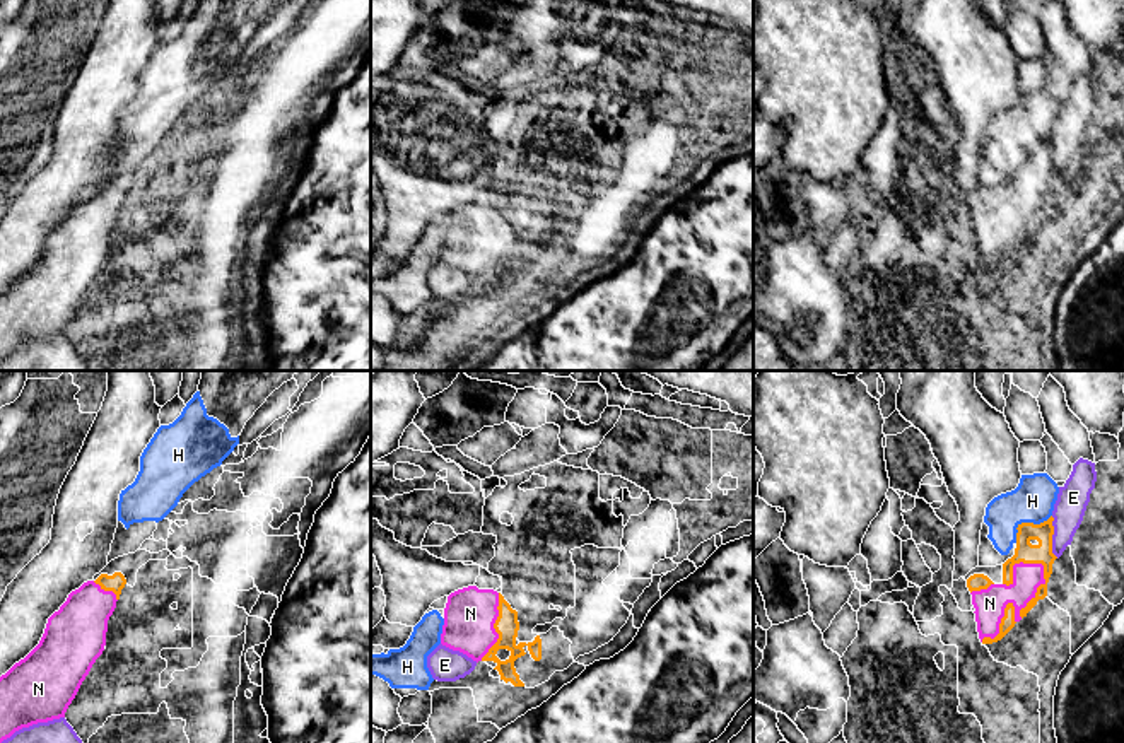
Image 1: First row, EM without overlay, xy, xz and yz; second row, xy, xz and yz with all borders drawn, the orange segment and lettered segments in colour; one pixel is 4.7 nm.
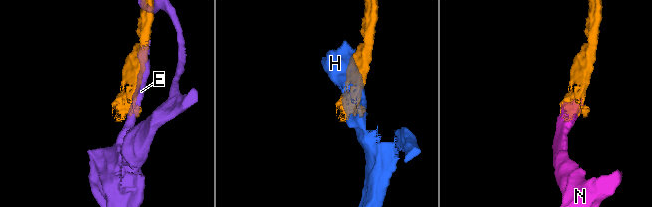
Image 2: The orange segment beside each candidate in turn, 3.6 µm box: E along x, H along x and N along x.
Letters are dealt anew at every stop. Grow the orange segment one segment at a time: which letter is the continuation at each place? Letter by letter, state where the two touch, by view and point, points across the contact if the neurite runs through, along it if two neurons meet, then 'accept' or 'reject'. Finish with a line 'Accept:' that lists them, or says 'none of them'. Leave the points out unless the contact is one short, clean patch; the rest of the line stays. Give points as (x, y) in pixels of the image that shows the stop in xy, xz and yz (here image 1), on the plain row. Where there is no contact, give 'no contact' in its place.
E: yz (1051, 154) | reject
H: yz (1027, 140) | reject
N: yz (1037, 207) | accept
Accept: N

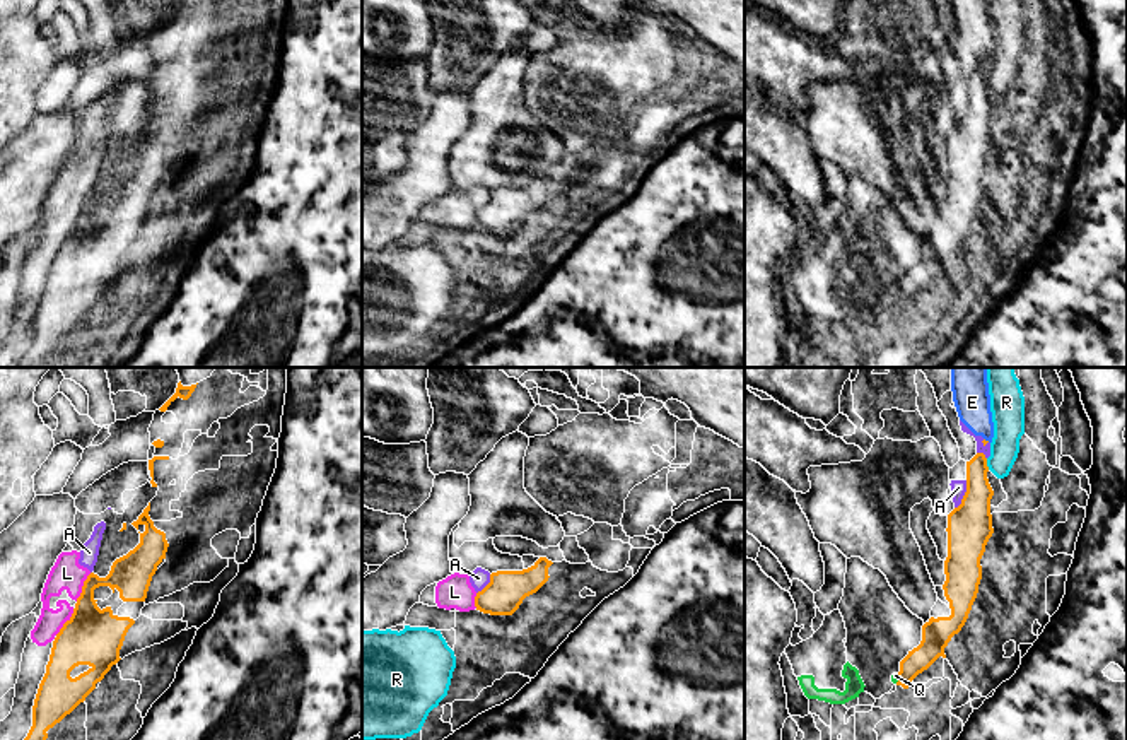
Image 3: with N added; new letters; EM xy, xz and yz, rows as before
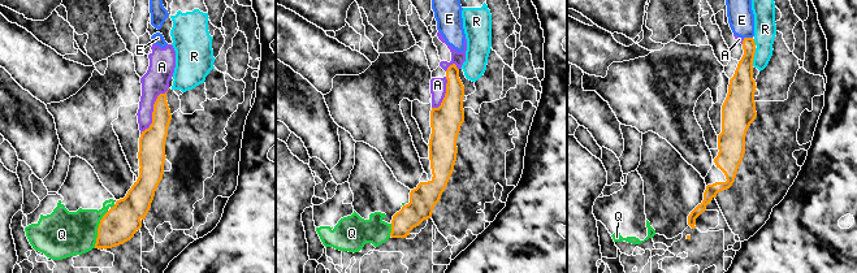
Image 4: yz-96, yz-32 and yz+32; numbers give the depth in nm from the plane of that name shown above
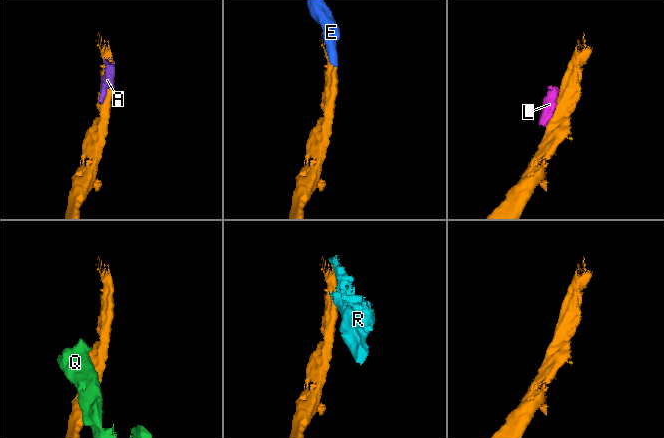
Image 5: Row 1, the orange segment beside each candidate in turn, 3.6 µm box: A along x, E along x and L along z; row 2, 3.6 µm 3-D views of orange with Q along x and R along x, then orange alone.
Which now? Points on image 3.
A: yz (965, 111) | reject
E: yz (987, 58) | along yz (984, 55), (989, 58) | reject
L: xy (82, 204) | along xy (91, 190), (75, 217) | reject
Q: yz (899, 296) | reject
R: yz (986, 81) | reject
Accept: none of them

